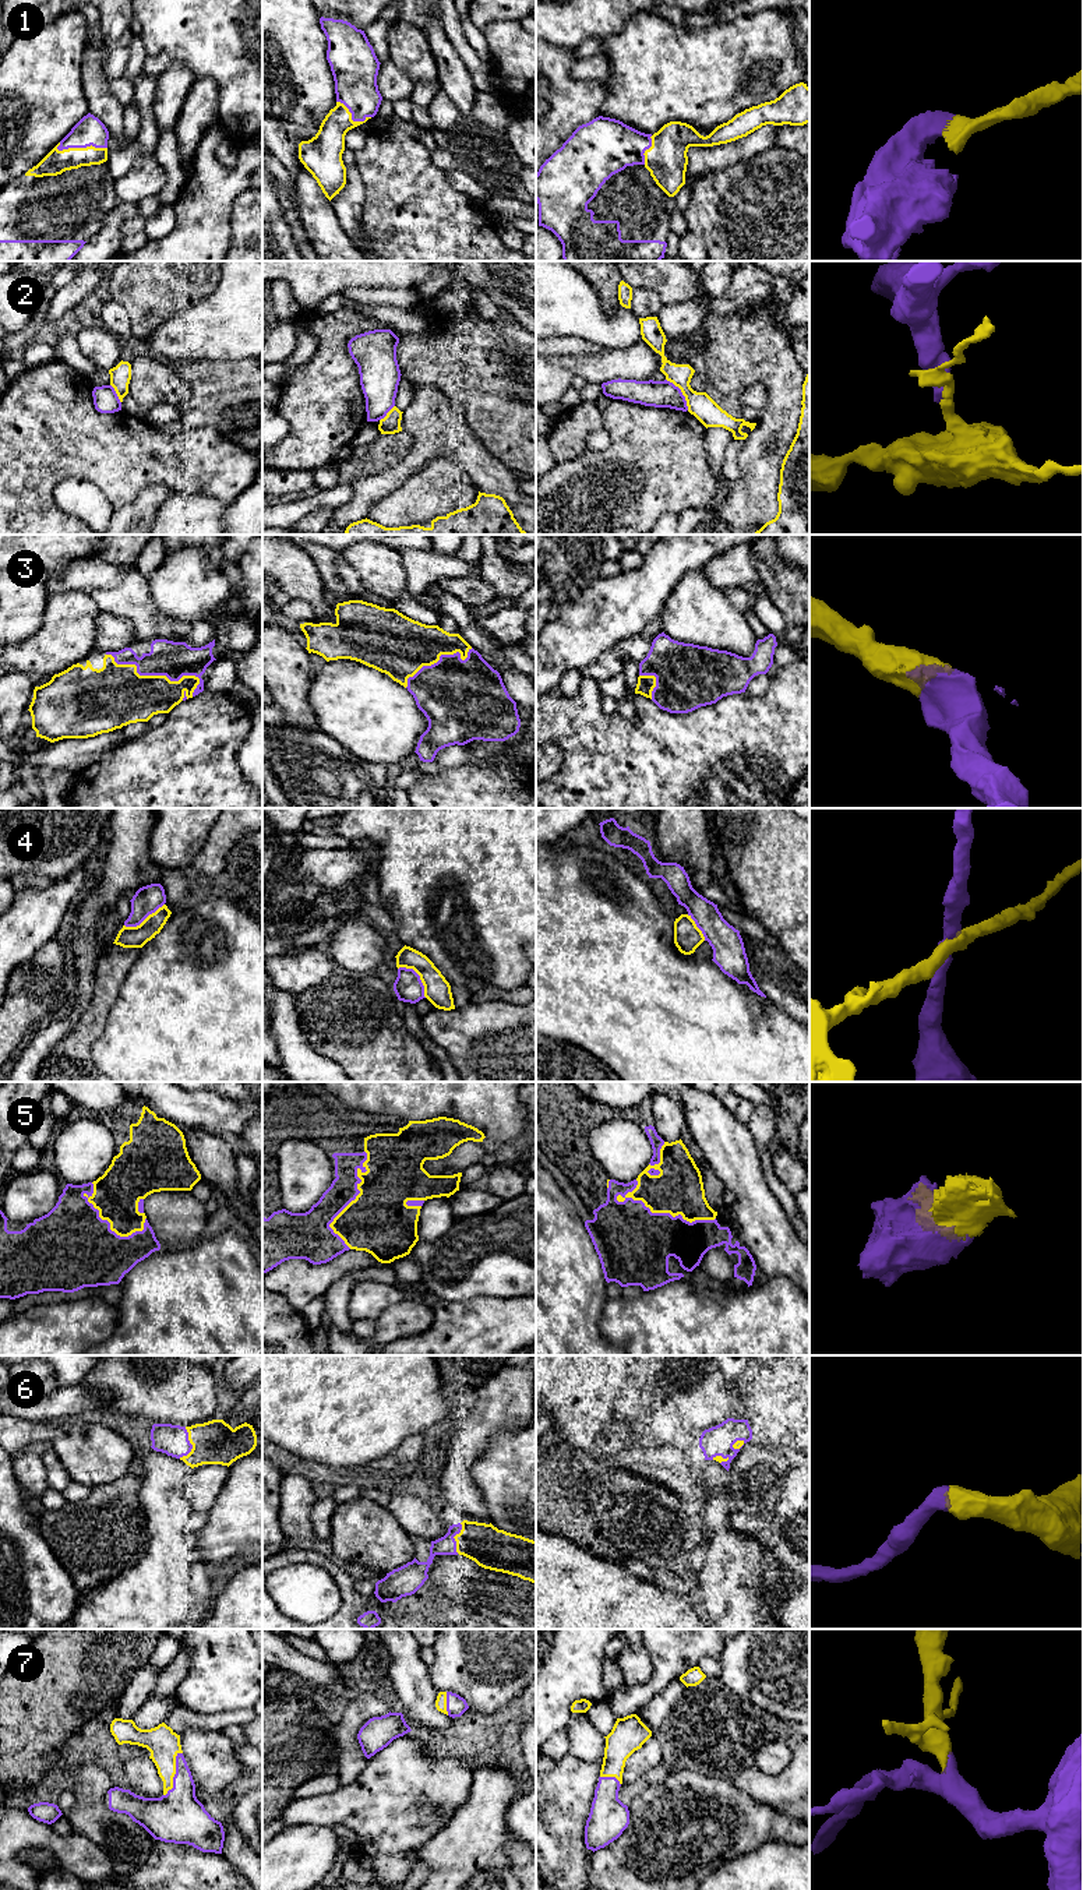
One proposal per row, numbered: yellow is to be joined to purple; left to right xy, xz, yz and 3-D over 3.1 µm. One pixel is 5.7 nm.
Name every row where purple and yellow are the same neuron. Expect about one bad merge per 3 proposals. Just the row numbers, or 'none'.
1, 3, 5, 6, 7

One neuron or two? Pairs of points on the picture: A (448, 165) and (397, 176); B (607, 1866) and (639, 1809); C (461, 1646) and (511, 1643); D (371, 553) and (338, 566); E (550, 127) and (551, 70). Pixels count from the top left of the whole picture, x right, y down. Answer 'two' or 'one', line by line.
A: two
B: one
C: one
D: two
E: one

